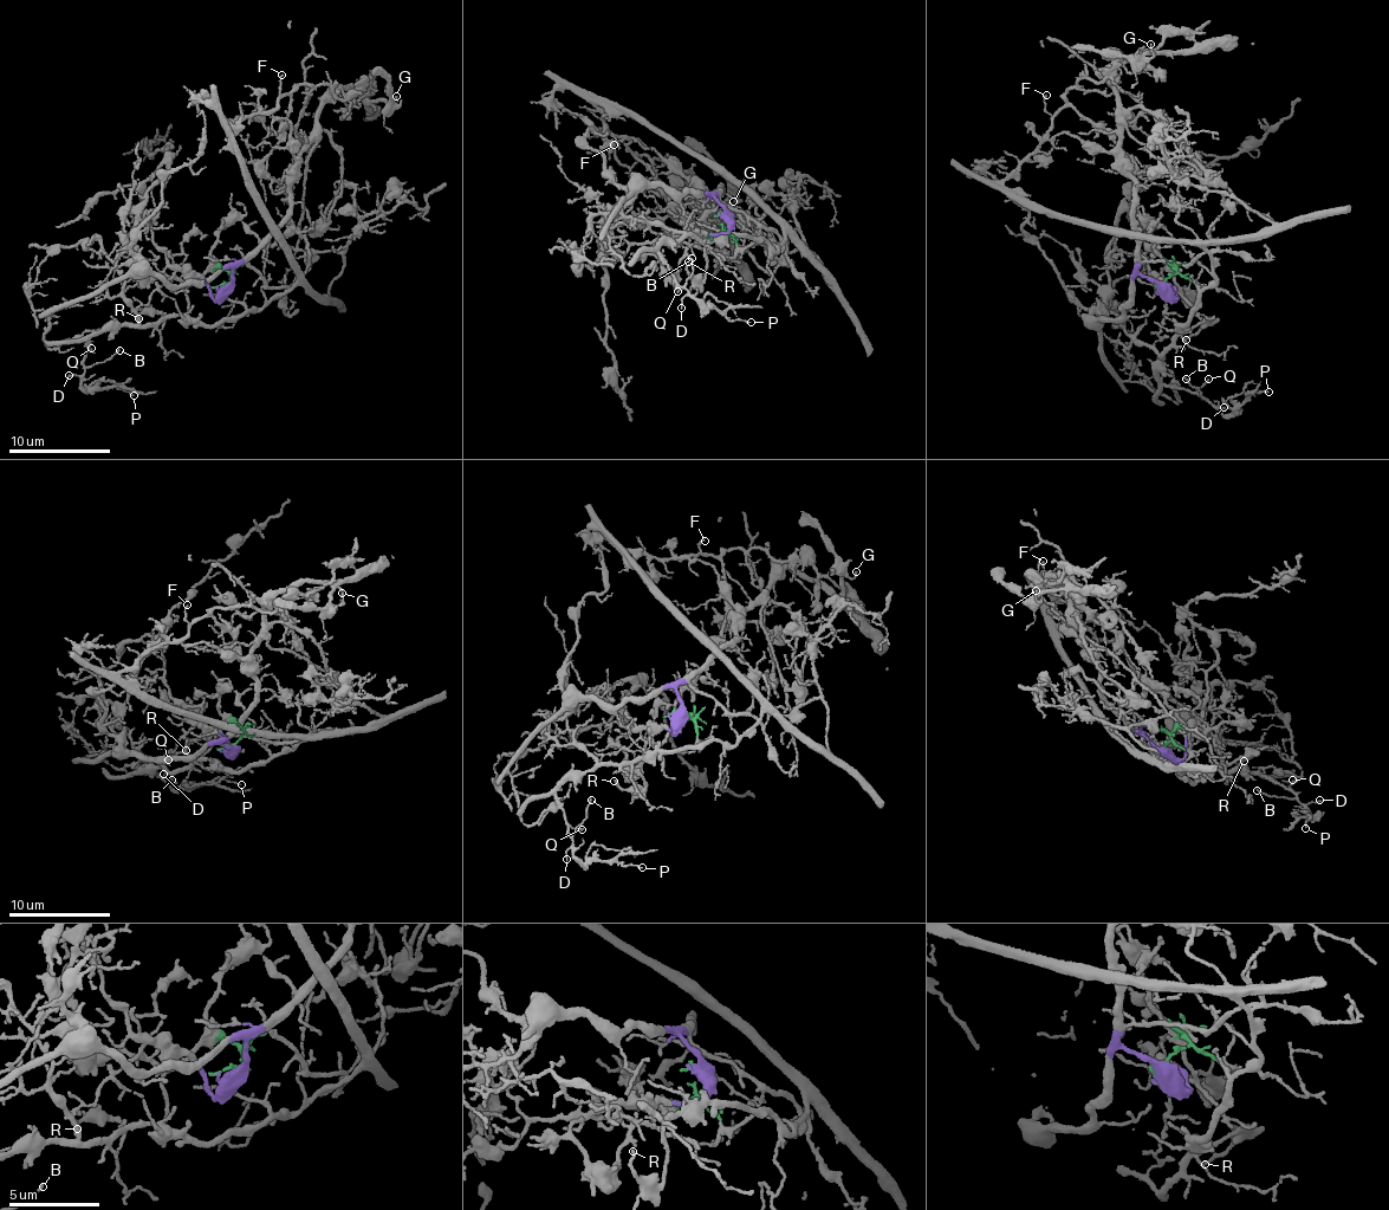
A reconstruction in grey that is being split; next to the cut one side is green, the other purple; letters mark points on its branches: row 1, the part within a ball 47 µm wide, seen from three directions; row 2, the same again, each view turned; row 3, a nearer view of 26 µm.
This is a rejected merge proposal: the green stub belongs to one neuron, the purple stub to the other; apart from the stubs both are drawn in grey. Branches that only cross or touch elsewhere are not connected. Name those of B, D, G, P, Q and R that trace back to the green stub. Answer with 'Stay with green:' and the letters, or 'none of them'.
Stay with green: B, D, P, Q, R

